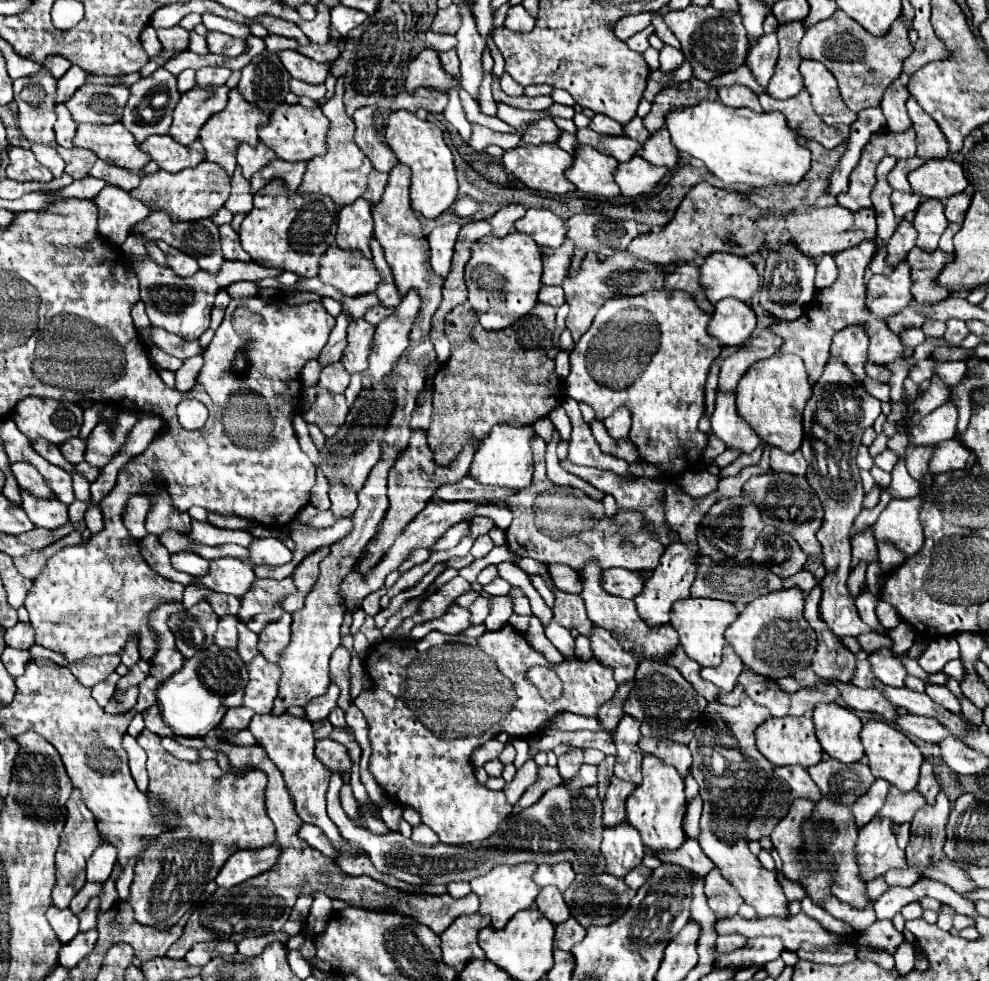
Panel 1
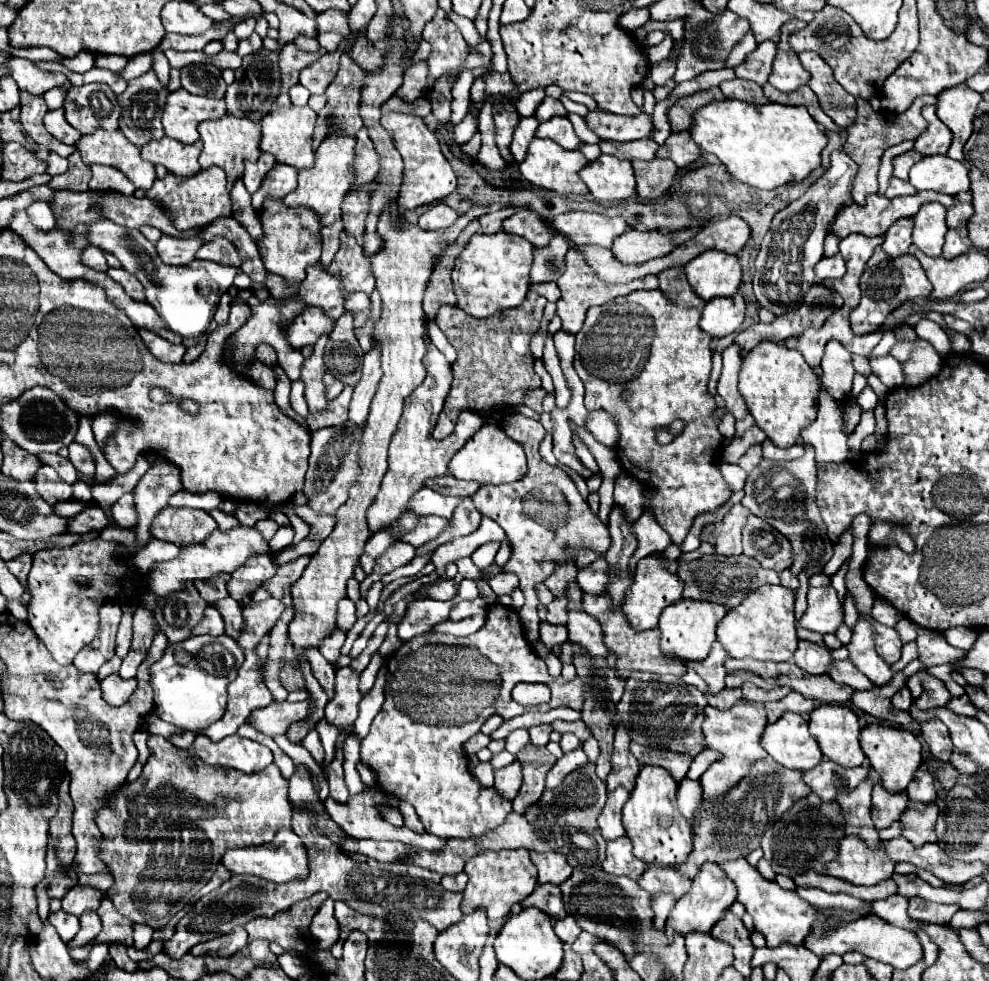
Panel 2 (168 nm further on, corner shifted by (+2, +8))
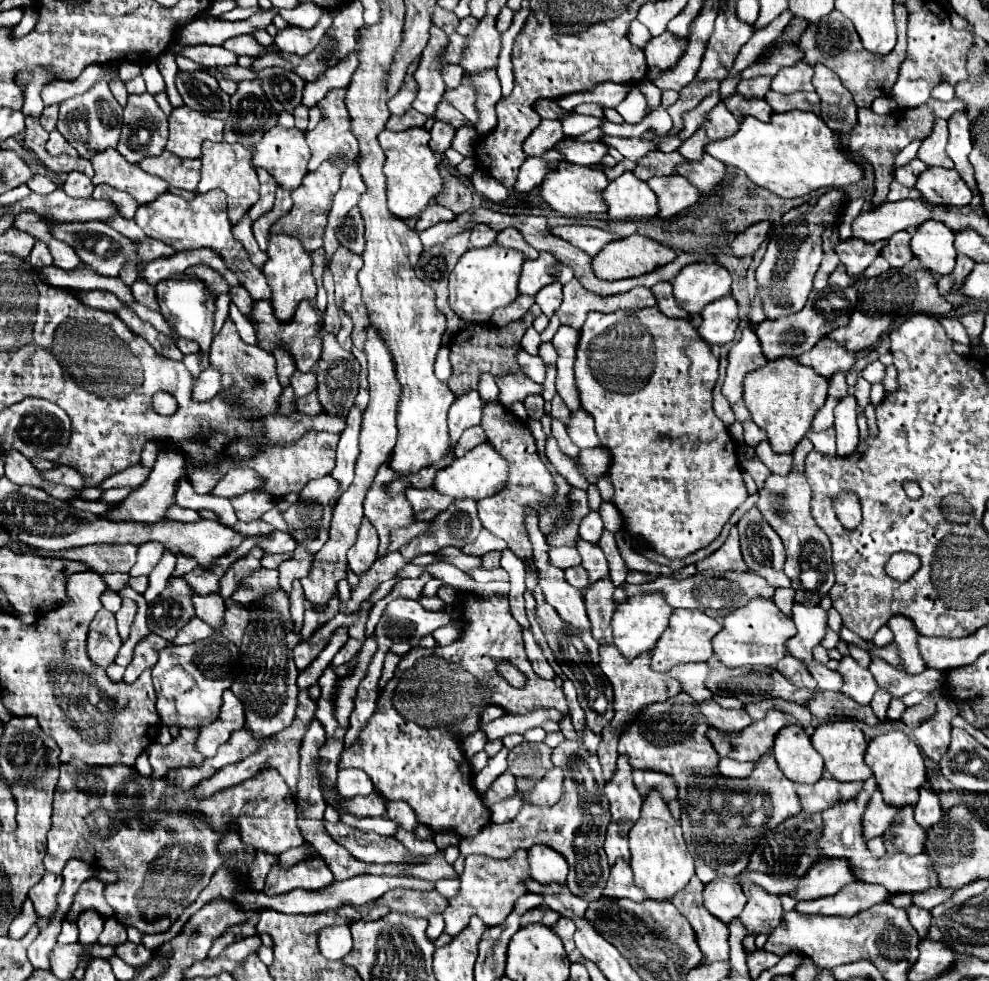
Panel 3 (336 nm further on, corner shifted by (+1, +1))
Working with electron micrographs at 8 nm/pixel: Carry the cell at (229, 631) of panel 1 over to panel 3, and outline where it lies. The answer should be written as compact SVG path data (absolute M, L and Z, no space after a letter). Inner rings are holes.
M192 618L172 640L172 644L192 644L198 640L204 640L208 636L214 634L212 626L206 626L206 622L202 622L200 618Z

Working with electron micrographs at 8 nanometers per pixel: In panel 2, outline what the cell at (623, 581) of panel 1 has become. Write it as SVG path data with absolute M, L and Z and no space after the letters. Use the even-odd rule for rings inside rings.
M603 557L595 559L589 567L585 569L579 569L577 573L577 583L581 585L581 589L585 593L593 593L593 595L599 595L607 589L609 585L609 563L605 563Z

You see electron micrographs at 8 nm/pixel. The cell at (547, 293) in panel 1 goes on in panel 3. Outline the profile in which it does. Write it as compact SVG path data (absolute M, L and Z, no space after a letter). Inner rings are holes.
M554 282L554 284L546 286L546 288L542 288L536 294L536 304L540 306L540 310L546 316L552 316L558 310L558 306L562 304L562 284Z

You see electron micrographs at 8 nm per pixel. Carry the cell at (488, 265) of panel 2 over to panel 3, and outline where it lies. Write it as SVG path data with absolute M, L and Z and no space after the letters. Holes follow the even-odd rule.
M498 244L486 248L472 248L460 256L456 268L450 274L450 306L464 322L488 322L492 312L500 306L508 306L516 300L518 278L524 264L524 254Z

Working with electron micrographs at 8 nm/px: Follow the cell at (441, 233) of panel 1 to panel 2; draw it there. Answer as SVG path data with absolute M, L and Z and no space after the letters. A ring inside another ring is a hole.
M437 203L437 205L433 205L429 211L425 211L419 217L419 227L421 229L429 229L429 231L447 229L447 227L451 227L457 221L457 217L459 217L457 211L453 211L451 207L443 205L443 203Z

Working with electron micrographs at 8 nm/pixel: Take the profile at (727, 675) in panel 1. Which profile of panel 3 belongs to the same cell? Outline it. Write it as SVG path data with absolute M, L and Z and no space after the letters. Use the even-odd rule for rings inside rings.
M702 662L702 664L682 664L682 666L674 666L670 672L668 672L674 680L680 682L682 686L682 692L690 694L696 702L702 702L702 700L712 700L712 692L706 690L704 686L704 680L708 676L708 666Z

